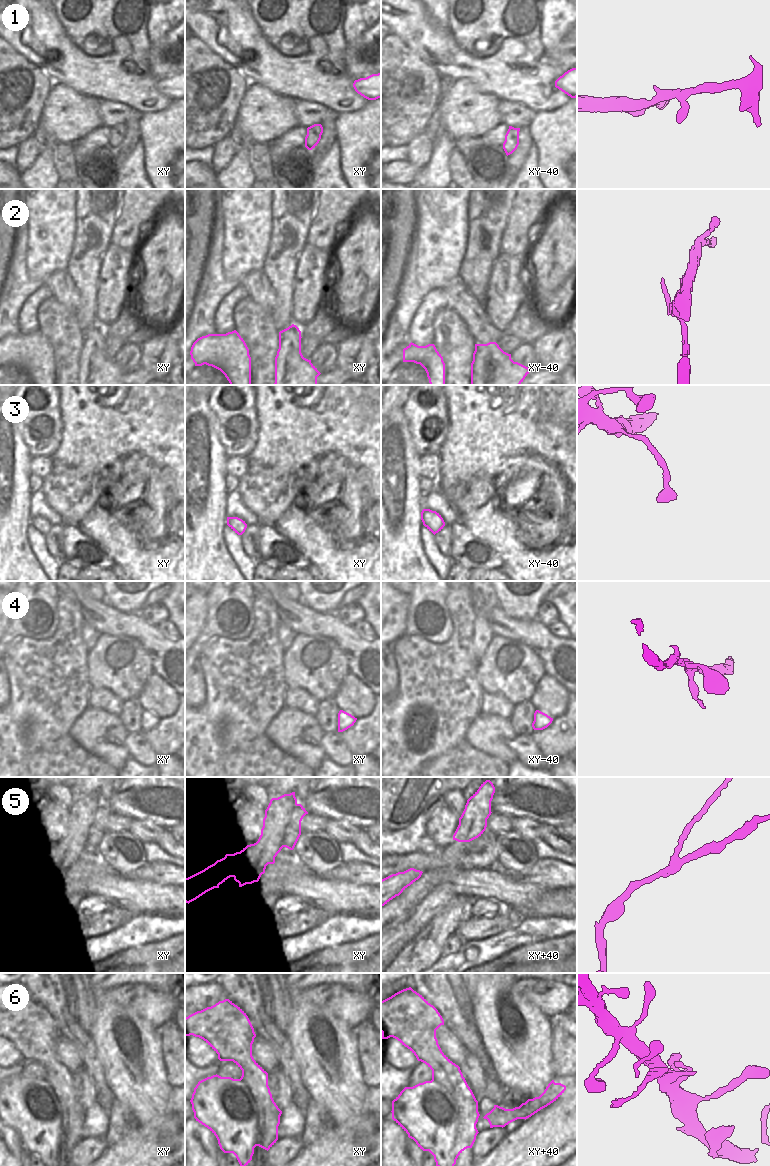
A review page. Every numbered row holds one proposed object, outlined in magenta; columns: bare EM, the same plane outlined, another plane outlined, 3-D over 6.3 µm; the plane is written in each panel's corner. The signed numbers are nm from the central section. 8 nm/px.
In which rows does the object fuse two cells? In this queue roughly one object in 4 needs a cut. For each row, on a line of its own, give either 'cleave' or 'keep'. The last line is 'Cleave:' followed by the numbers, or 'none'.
1: keep
2: cleave
3: keep
4: keep
5: cleave
6: cleave
Cleave: 2, 5, 6

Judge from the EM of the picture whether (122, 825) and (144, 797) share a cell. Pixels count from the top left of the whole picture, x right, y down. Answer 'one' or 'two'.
two

